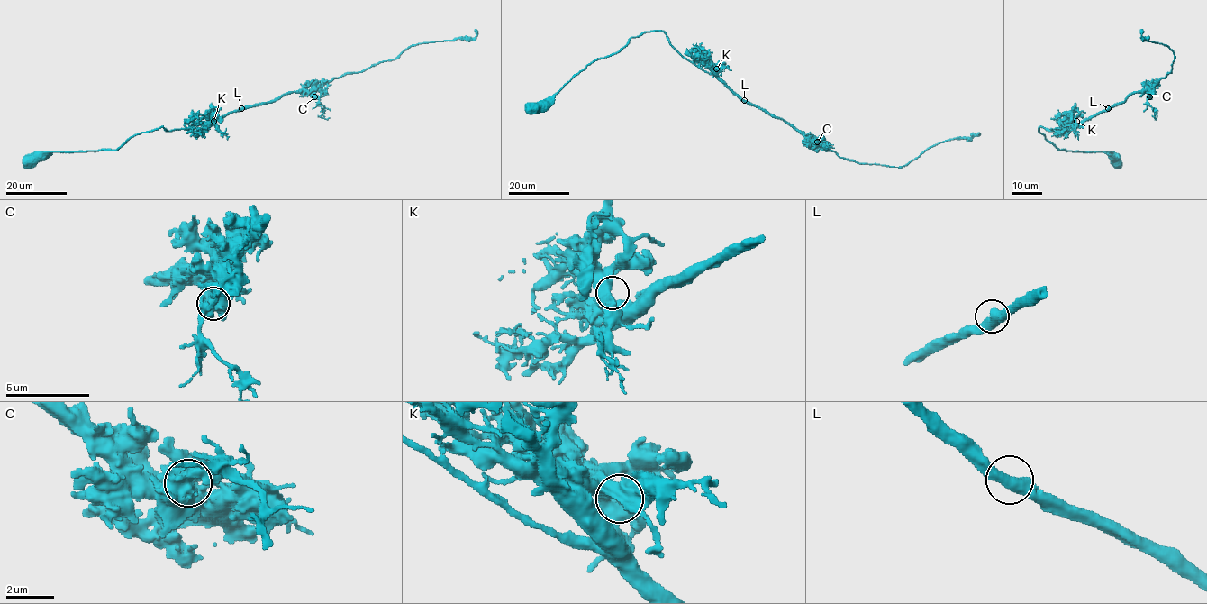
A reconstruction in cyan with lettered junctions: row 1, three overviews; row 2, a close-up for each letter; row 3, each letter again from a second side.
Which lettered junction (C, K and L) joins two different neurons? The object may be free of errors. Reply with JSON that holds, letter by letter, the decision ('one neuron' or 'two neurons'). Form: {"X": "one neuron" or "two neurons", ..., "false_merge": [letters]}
{"C": "two neurons", "K": "one neuron", "L": "one neuron", "false_merge": ["C"]}

